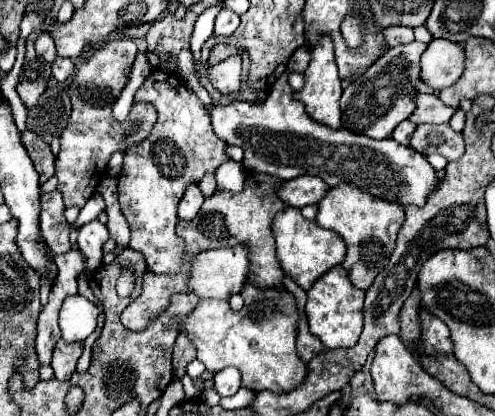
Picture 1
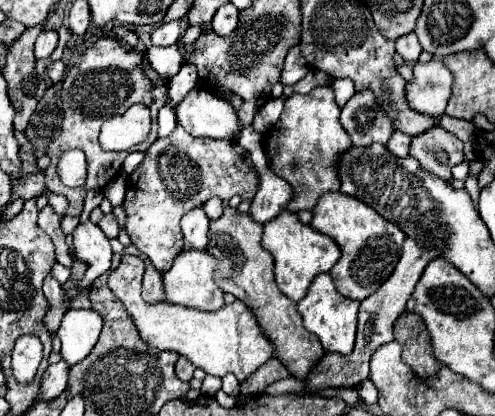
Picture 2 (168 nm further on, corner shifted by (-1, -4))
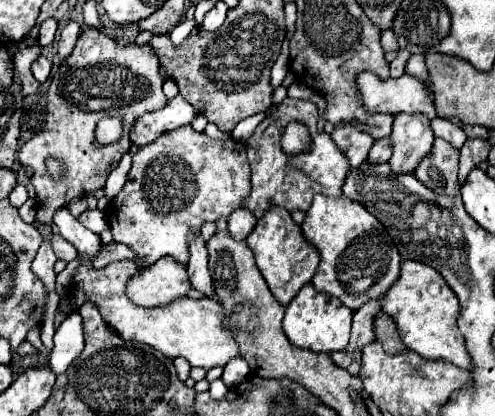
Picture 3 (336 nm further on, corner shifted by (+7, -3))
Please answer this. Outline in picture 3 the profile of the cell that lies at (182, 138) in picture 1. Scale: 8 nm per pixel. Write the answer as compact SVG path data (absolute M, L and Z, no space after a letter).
M191 125L168 131L160 135L152 145L142 147L134 159L132 169L122 191L110 201L106 217L116 243L130 247L140 255L144 265L156 263L160 257L170 255L180 263L188 263L188 239L192 231L200 231L206 221L228 219L232 211L242 207L242 201L250 191L250 165L246 159L246 145L242 141L226 139L212 141L204 133L196 133Z

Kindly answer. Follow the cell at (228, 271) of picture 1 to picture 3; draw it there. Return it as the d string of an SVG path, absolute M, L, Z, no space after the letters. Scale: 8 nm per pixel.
M160 257L154 265L140 269L126 285L126 295L140 307L168 305L178 297L186 297L190 281L186 267L172 257Z

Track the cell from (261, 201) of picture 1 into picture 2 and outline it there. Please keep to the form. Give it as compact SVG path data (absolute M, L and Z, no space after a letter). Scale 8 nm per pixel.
M224 206L224 214L218 220L210 220L210 242L206 250L220 262L220 288L252 308L252 312L258 316L258 324L276 344L278 358L286 364L294 378L302 380L324 356L324 348L318 338L304 328L296 302L280 292L274 280L274 258L260 244L262 230L264 226L256 224L248 212L240 214L232 206Z

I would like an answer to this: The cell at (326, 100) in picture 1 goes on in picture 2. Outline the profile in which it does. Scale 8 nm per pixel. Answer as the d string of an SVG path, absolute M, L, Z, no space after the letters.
M316 86L308 94L292 94L286 98L280 120L266 134L264 148L268 166L294 188L294 200L288 204L290 212L312 210L322 194L340 188L334 168L336 156L348 150L352 142L338 118L340 106L334 100L334 90L330 86Z

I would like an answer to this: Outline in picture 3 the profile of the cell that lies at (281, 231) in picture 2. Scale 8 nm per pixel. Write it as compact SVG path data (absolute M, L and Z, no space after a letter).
M270 207L264 213L264 217L258 219L254 231L246 237L246 245L252 249L254 259L256 259L256 267L262 273L262 277L266 279L272 295L282 305L292 301L292 297L306 283L312 281L318 261L320 261L316 247L304 239L300 227L294 223L294 219L290 217L290 213L284 207Z

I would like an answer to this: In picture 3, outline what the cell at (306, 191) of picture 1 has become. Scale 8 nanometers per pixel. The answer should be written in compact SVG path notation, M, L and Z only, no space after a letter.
M238 209L228 219L228 233L234 239L244 239L250 235L254 225L256 225L256 217L248 209Z

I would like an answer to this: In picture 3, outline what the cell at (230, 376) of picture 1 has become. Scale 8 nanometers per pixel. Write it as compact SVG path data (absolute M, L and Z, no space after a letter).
M236 357L236 359L230 359L230 361L226 363L222 379L224 379L226 387L234 387L236 383L242 383L242 381L246 379L246 375L248 375L248 373L250 373L250 367L248 367L246 359Z

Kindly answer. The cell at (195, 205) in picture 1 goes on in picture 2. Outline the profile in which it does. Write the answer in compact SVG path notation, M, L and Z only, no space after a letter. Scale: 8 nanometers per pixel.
M192 208L182 216L182 234L188 246L196 250L206 250L208 246L208 216L202 208Z

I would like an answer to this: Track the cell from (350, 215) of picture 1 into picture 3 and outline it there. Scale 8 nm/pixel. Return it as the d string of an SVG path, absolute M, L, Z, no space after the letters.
M316 195L300 229L306 241L316 245L320 255L312 285L316 291L324 291L340 299L352 311L358 311L370 299L382 297L398 279L402 261L400 253L384 225L378 223L360 203L348 197L332 199L326 195Z

